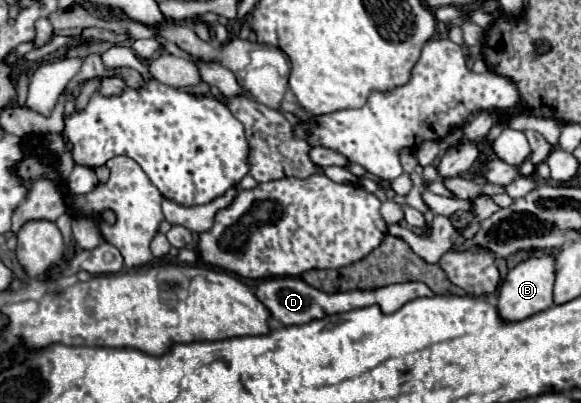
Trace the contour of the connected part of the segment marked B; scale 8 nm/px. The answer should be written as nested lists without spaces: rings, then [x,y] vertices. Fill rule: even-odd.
[[[551,254],[541,256],[541,258],[533,256],[517,264],[513,270],[507,272],[505,280],[499,286],[499,302],[497,302],[499,318],[505,322],[519,322],[537,312],[543,312],[545,308],[551,308],[553,306],[553,282],[555,282],[555,264],[553,264]]]

